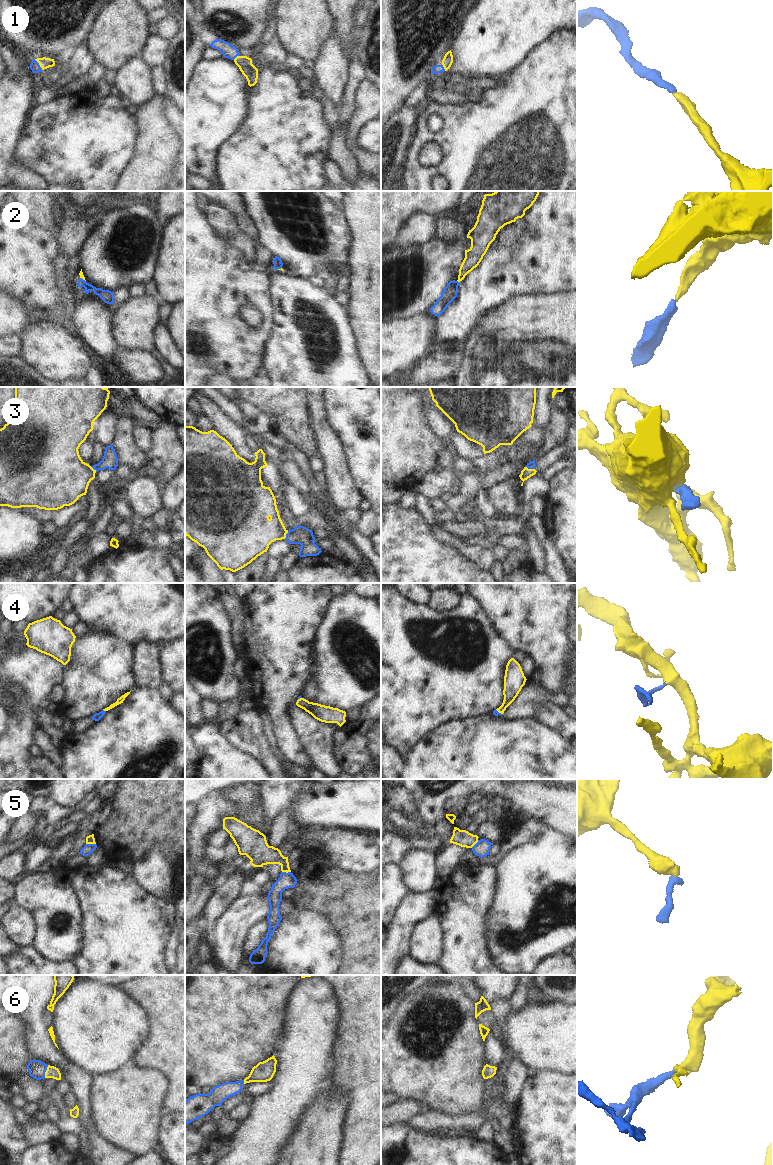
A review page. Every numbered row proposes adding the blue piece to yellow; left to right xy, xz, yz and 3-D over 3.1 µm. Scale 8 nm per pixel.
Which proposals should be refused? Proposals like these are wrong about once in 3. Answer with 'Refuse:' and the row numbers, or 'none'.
Refuse: 5

